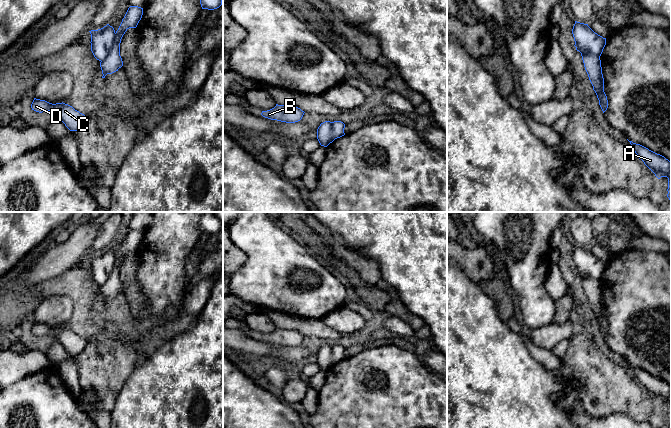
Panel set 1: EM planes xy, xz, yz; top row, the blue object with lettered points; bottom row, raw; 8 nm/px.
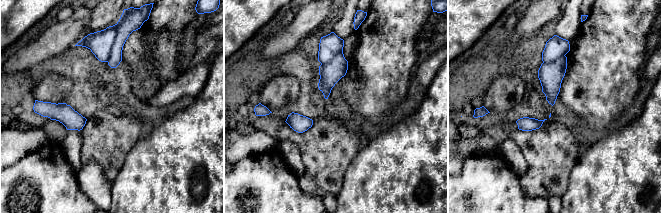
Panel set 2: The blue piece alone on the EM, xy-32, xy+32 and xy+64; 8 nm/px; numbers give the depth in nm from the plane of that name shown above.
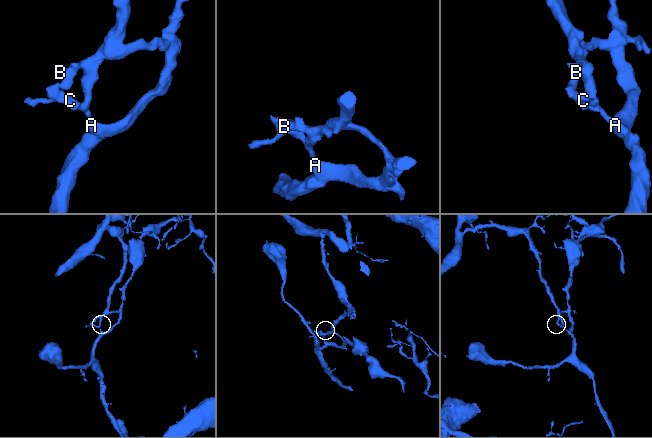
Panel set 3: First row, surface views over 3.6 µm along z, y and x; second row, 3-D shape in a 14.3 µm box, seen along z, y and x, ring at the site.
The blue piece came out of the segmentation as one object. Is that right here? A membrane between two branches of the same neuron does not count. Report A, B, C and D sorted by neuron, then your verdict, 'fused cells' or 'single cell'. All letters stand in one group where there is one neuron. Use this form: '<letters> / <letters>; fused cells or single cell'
A C D / B; fused cells

